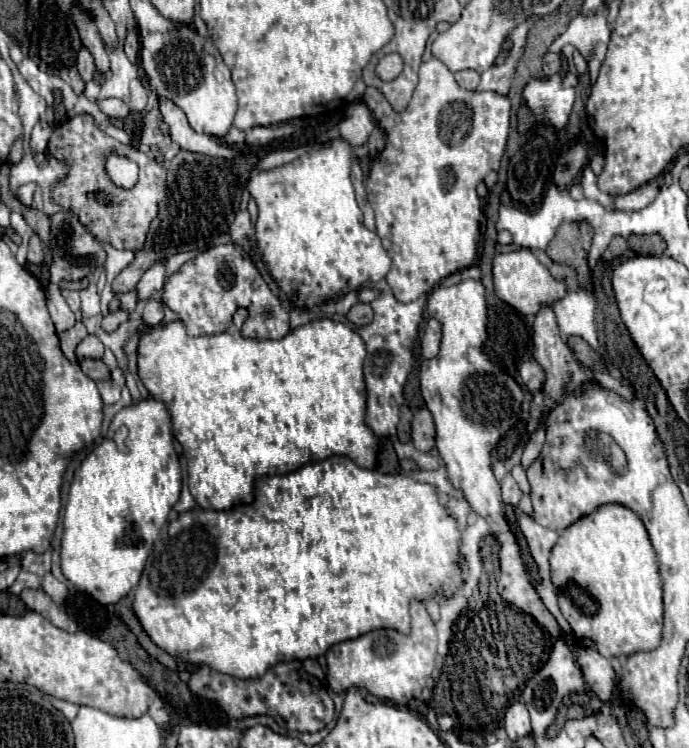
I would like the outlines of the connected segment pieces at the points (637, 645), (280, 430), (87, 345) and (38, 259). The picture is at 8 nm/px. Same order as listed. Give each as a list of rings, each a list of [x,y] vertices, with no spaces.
[[[603,504],[591,514],[579,518],[571,526],[567,526],[561,534],[555,546],[549,554],[551,562],[551,582],[567,582],[573,580],[581,588],[585,588],[595,602],[599,604],[599,610],[595,616],[585,616],[565,594],[559,590],[559,608],[567,622],[571,624],[575,636],[579,640],[585,640],[591,648],[595,648],[601,656],[621,656],[621,654],[635,654],[639,650],[655,650],[661,642],[661,628],[663,628],[663,600],[661,600],[661,576],[657,566],[657,556],[651,546],[649,534],[641,518],[627,506],[621,504]]]
[[[238,309],[227,330],[221,332],[221,334],[213,334],[213,336],[187,336],[185,324],[181,320],[175,320],[175,322],[169,322],[169,324],[155,326],[155,328],[147,330],[145,334],[141,334],[141,338],[139,338],[137,354],[139,354],[141,382],[145,384],[145,388],[149,390],[149,394],[153,398],[159,398],[159,400],[167,402],[167,408],[169,408],[171,420],[173,420],[173,434],[179,440],[179,444],[183,446],[183,452],[185,452],[185,458],[187,458],[187,472],[189,472],[187,484],[189,484],[189,492],[195,498],[195,502],[201,508],[209,508],[209,510],[229,510],[235,504],[251,504],[257,478],[289,474],[289,472],[299,470],[307,462],[319,462],[319,460],[335,456],[335,454],[349,456],[361,468],[369,468],[369,470],[375,468],[379,440],[373,434],[373,430],[365,424],[367,390],[365,390],[365,382],[361,382],[363,380],[365,342],[361,340],[361,336],[353,328],[349,328],[347,324],[333,322],[329,318],[321,318],[321,320],[315,320],[315,322],[309,322],[305,326],[299,326],[299,328],[291,330],[281,340],[251,340],[251,338],[241,336],[241,327],[247,317],[248,311],[246,309]]]
[[[87,336],[85,340],[81,340],[75,348],[77,360],[85,360],[85,358],[103,358],[103,344],[97,336]]]
[[[33,234],[31,240],[29,240],[27,262],[29,262],[29,264],[41,264],[41,262],[43,262],[43,242],[39,240],[37,234]]]

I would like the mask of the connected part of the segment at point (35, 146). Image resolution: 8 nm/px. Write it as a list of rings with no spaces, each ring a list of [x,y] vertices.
[[[41,122],[33,128],[31,132],[31,140],[29,140],[29,146],[31,146],[31,152],[33,154],[39,154],[39,152],[45,152],[47,148],[47,142],[49,142],[49,136],[51,136],[51,126]]]

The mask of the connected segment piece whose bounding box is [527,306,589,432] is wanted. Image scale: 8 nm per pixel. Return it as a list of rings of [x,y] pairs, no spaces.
[[[541,306],[541,310],[535,316],[535,324],[533,324],[533,346],[535,346],[533,356],[543,366],[547,380],[545,380],[543,388],[533,394],[531,410],[529,410],[529,420],[527,420],[527,430],[529,432],[535,432],[537,430],[539,416],[543,412],[551,412],[559,404],[559,398],[563,398],[563,394],[573,392],[575,388],[579,388],[583,382],[589,380],[589,376],[579,368],[579,364],[573,358],[573,352],[569,350],[569,346],[565,344],[565,340],[559,336],[557,318],[555,318],[555,312],[553,312],[551,306]]]

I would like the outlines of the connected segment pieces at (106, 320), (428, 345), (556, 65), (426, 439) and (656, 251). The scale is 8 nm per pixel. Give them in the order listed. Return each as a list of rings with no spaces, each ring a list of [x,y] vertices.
[[[123,310],[113,312],[113,314],[109,314],[109,316],[103,316],[103,330],[105,330],[105,332],[115,332],[117,326],[119,326],[121,322],[125,322],[125,320],[127,320],[127,314],[125,314]]]
[[[431,318],[421,338],[421,356],[435,358],[435,354],[439,352],[439,346],[441,346],[441,324]]]
[[[545,54],[545,58],[543,58],[543,72],[545,74],[555,74],[555,72],[559,72],[559,68],[561,68],[561,56],[559,54]]]
[[[421,408],[413,422],[411,422],[411,440],[417,450],[429,452],[435,446],[435,424],[431,418],[431,412],[427,408]]]
[[[657,234],[653,236],[629,236],[629,248],[643,256],[661,256],[665,250],[665,240]]]

